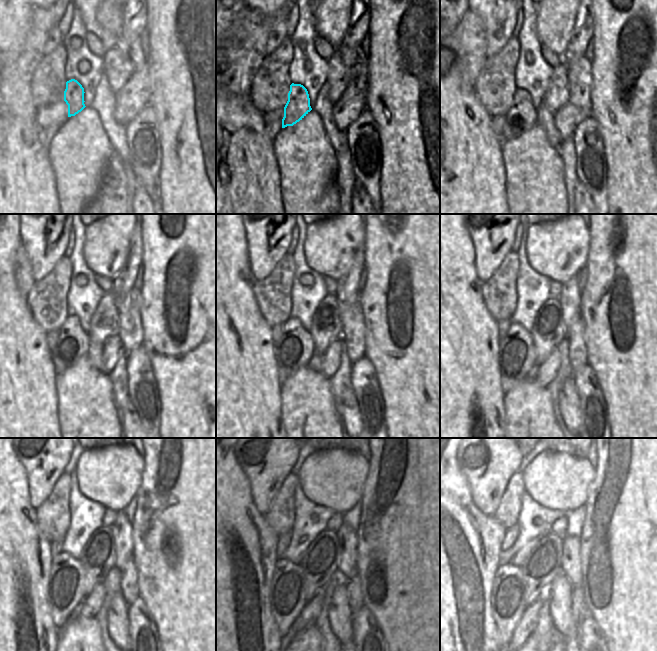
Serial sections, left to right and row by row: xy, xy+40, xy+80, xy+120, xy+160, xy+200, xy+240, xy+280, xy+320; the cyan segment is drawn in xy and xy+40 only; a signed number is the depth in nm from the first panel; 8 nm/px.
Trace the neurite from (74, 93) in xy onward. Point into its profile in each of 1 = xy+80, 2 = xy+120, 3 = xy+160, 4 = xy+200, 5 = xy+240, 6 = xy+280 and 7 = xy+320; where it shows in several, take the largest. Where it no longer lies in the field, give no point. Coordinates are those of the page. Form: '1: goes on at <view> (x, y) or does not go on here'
1: goes on at xy+80 (522, 115)
2: goes on at xy+120 (73, 342)
3: goes on at xy+160 (293, 351)
4: goes on at xy+200 (516, 353)
5: goes on at xy+240 (66, 585)
6: goes on at xy+280 (287, 596)
7: goes on at xy+320 (510, 594)

